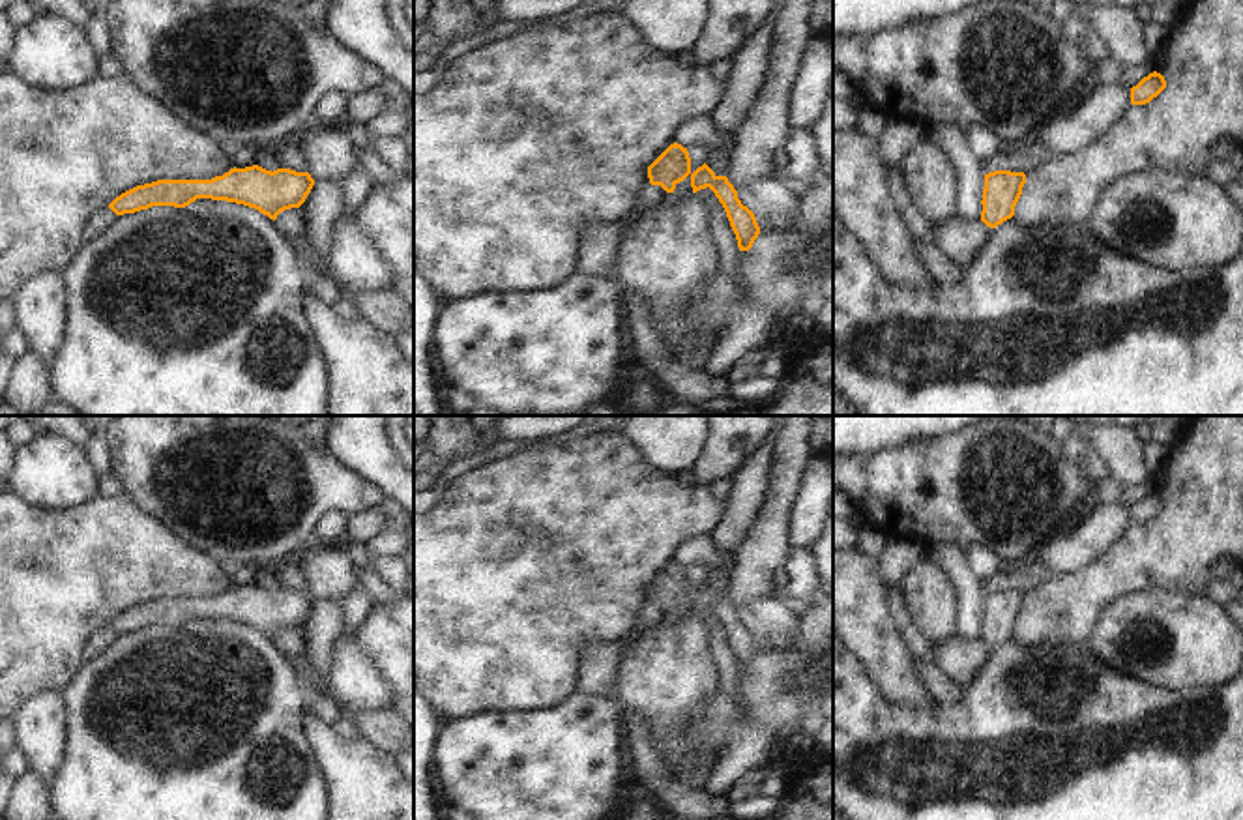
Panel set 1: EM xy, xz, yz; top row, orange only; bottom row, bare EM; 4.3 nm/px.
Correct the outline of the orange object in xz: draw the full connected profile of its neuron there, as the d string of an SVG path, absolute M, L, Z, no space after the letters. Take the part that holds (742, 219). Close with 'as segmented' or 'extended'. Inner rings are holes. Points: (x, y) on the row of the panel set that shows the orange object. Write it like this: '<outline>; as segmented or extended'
M706 163L691 174L693 193L709 187L723 204L739 251L749 251L760 234L754 213L741 204L726 176L717 176Z; as segmented

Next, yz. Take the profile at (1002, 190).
M994 170L985 174L981 221L996 228L1015 215L1015 206L1026 183L1024 172Z; as segmented

